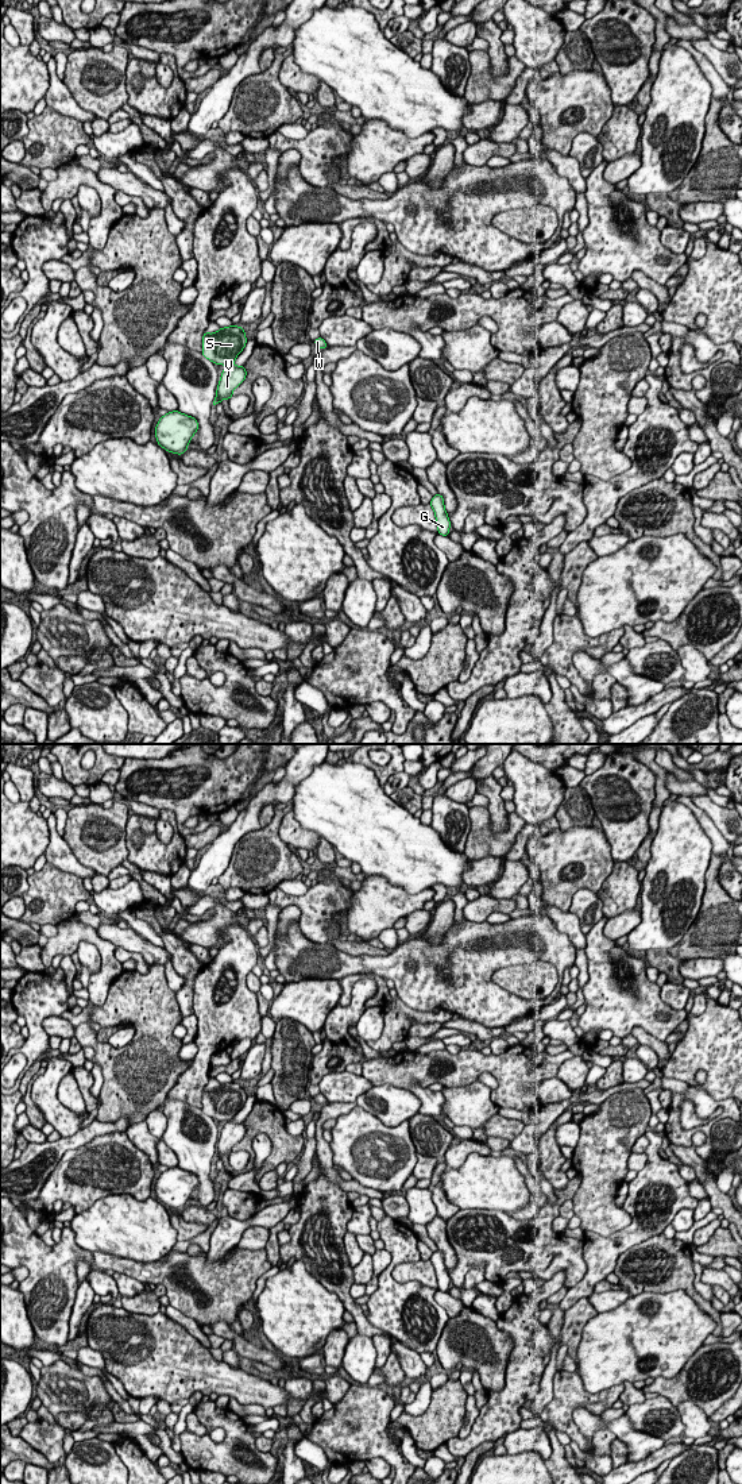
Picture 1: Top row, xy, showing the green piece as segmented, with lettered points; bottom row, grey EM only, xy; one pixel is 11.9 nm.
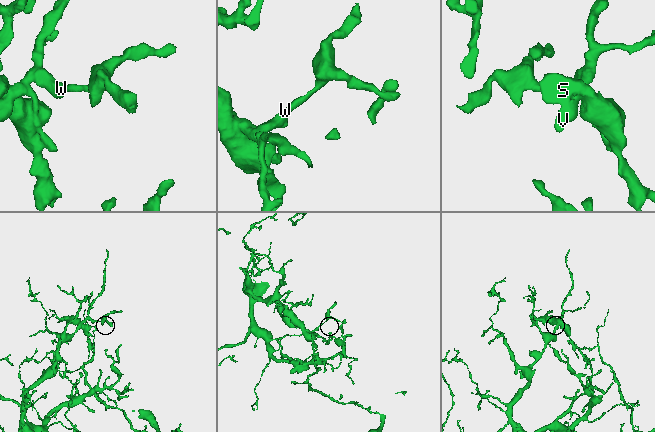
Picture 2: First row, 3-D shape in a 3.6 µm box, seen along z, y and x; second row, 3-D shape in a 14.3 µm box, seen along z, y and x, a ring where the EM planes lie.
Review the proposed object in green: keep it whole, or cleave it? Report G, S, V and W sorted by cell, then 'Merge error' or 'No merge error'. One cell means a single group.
Groups: G V W / S. Merge error

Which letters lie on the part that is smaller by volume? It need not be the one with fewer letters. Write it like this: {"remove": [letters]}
{"remove": ["S"]}

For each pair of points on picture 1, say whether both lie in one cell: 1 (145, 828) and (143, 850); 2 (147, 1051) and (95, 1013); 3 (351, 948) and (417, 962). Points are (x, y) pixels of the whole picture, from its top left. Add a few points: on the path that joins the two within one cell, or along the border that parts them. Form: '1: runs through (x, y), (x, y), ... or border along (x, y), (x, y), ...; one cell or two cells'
1: runs through (143, 833), (143, 844); one cell
2: runs through (147, 1033), (130, 1013), (112, 1013); one cell
3: border along (390, 951), (386, 955), (354, 955); two cells

